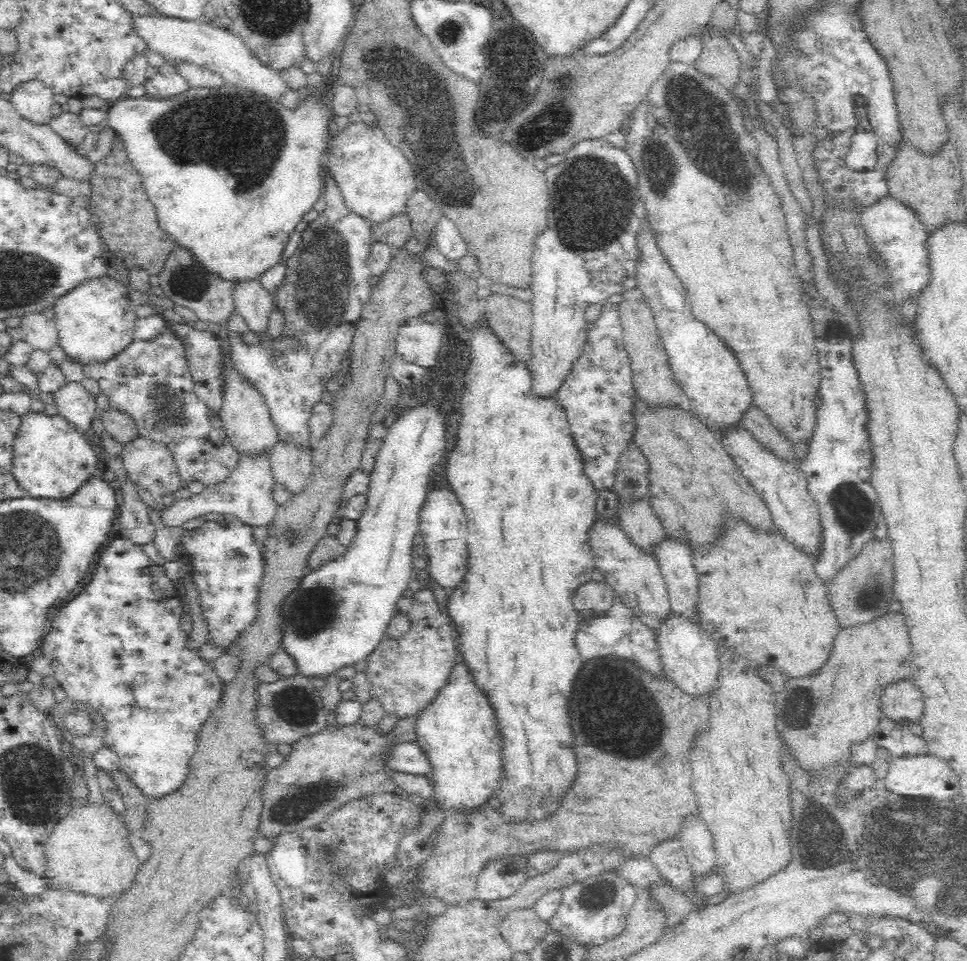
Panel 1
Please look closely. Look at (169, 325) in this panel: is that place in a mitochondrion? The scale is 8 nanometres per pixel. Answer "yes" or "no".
no

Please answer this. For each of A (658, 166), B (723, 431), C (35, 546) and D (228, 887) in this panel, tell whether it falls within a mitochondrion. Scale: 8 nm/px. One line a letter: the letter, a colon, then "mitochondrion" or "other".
A: mitochondrion
B: other
C: mitochondrion
D: other

